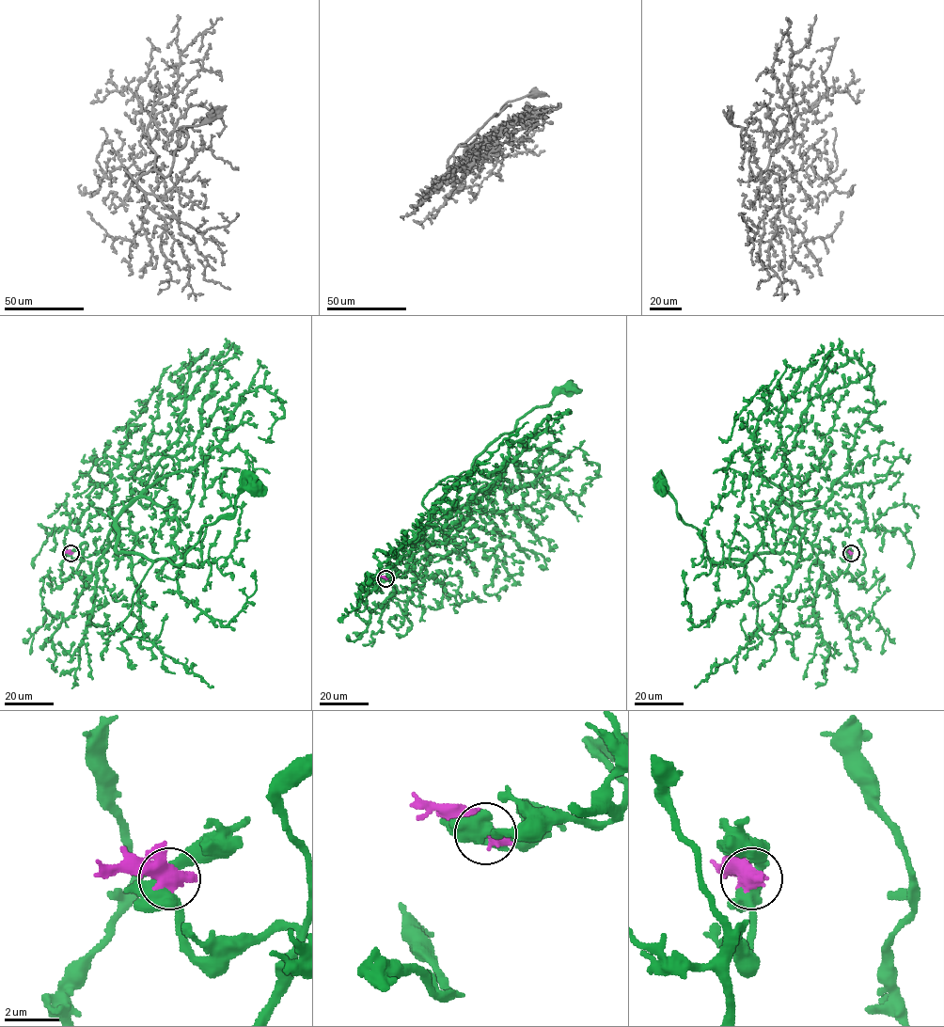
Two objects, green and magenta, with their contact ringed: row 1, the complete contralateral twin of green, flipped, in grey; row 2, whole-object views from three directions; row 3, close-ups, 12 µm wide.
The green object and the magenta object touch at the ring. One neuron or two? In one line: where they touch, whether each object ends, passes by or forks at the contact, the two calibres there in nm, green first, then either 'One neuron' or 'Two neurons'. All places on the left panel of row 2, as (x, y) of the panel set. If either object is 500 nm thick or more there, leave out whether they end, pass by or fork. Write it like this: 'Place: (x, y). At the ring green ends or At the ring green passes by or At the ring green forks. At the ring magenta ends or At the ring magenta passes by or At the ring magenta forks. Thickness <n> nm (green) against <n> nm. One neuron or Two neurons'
Place: (70, 553). Thickness 480 nm (green) against 750 nm. Two neurons

